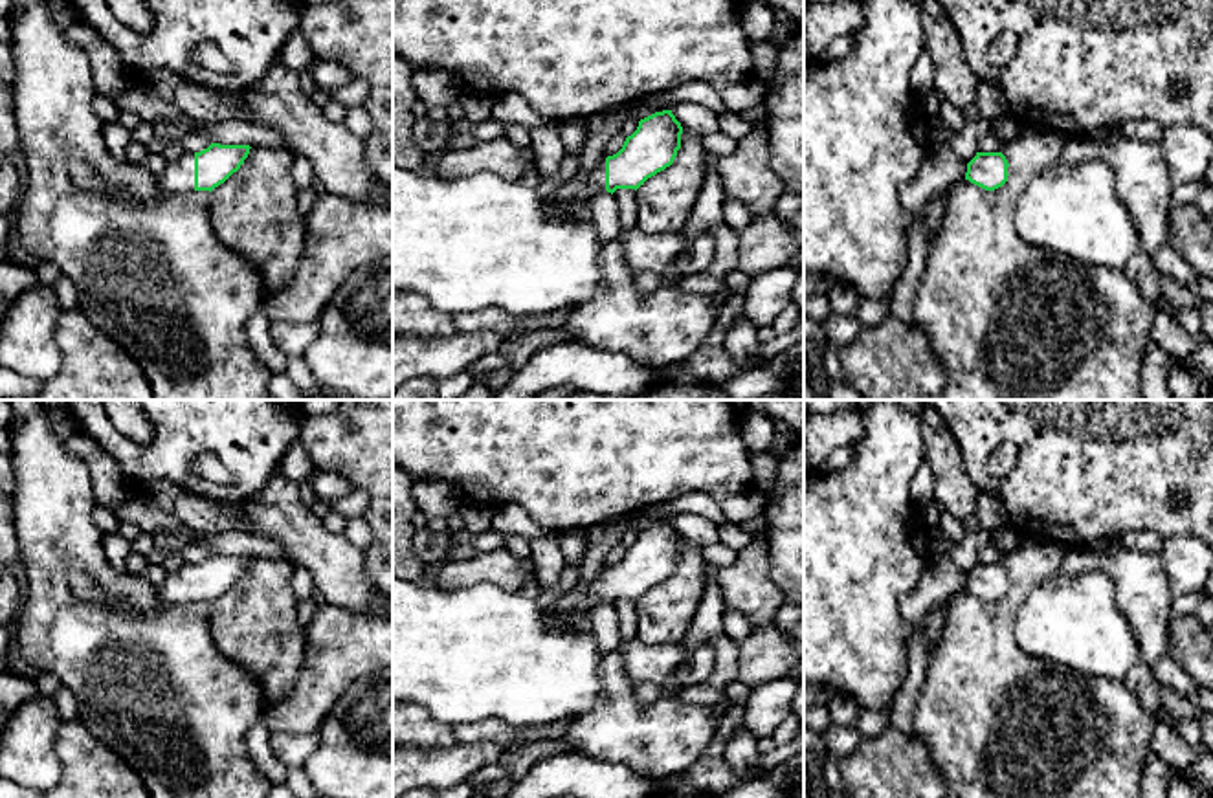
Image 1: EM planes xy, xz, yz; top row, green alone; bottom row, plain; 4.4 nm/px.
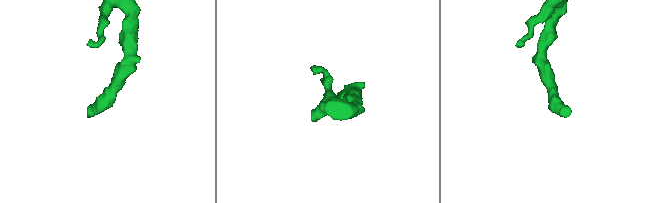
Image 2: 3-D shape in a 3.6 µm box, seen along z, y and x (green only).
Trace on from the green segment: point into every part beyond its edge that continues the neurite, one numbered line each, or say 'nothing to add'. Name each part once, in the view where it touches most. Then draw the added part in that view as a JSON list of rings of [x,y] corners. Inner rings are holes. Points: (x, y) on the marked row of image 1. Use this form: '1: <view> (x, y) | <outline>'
1: xy (178, 177) | [[[184,152],[171,160],[167,167],[156,174],[160,193],[191,193],[195,191],[195,154]]]

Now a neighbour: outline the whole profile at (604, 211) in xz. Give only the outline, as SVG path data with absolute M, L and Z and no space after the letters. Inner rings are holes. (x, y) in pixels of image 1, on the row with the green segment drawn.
M593 196L589 202L589 209L598 242L604 248L617 242L620 237L620 222L615 196Z

